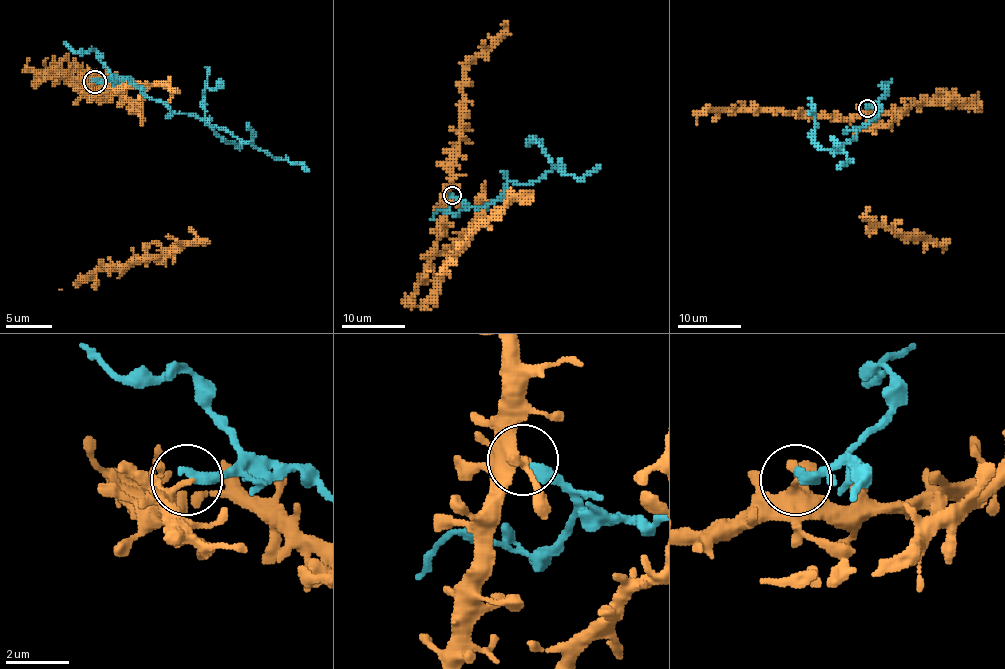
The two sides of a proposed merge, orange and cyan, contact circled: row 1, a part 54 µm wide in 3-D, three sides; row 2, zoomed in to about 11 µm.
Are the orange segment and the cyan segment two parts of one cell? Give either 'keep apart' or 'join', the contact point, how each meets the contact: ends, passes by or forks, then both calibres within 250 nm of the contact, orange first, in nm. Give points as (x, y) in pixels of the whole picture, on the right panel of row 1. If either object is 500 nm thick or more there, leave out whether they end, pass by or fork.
keep apart | (867, 108) | orange passes by | cyan ends | 240/360 nm

